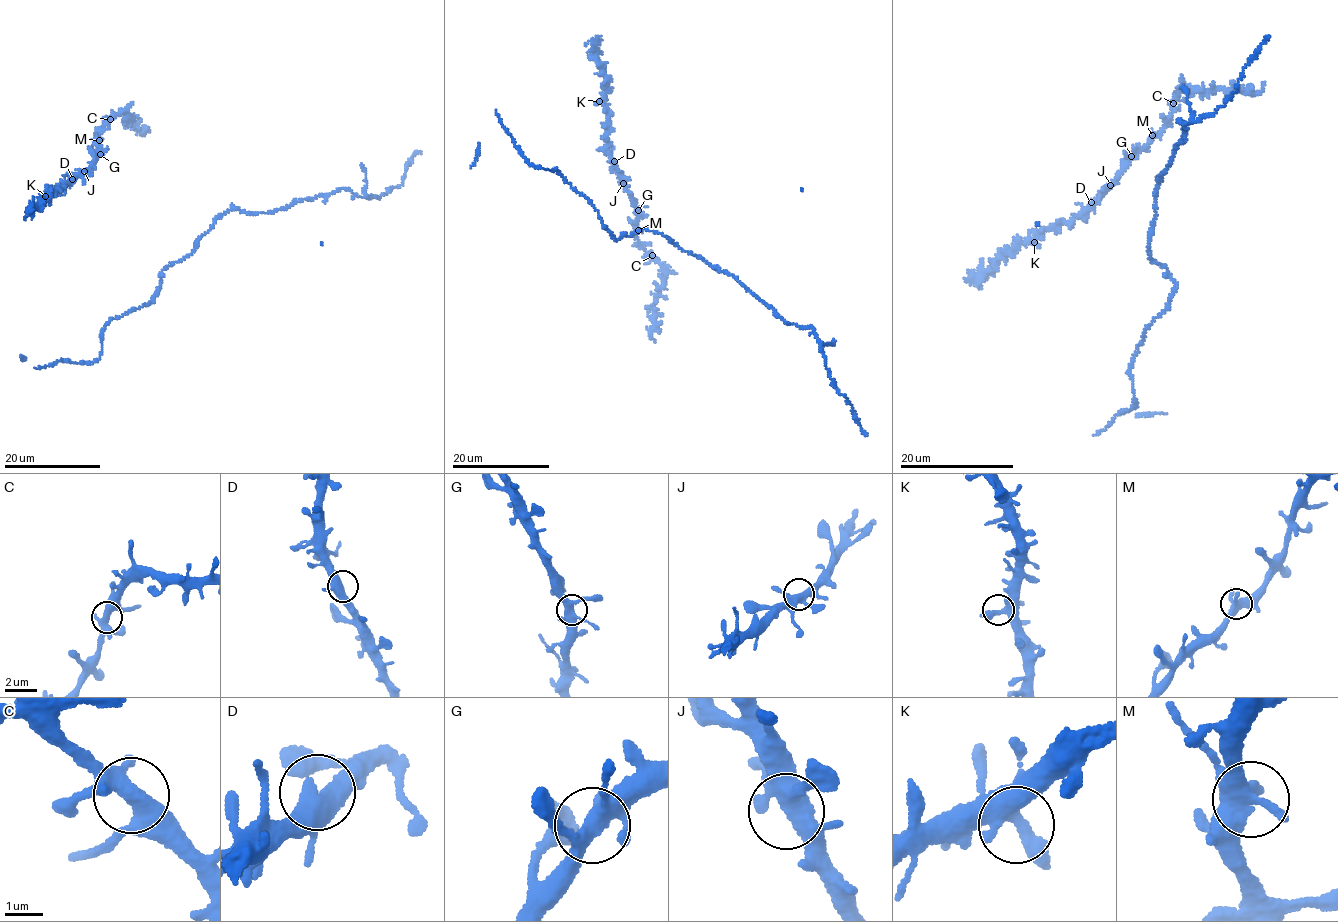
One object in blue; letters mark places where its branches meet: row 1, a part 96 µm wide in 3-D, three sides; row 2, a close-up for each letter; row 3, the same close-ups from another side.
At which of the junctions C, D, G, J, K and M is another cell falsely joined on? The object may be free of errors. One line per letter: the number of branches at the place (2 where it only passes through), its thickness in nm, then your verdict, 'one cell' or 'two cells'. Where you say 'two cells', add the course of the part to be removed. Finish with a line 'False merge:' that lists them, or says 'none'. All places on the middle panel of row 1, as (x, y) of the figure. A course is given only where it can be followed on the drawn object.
C: 6 branches meet; 400 nm thick; one cell
D: 3 branches meet; 440 nm thick; one cell
G: 5 branches meet; 400 nm thick; one cell
J: 4 branches meet; 420 nm thick; one cell
K: 2 branches meet; 400 nm thick; one cell
M: 4 branches meet; 420 nm thick; one cell
False merge: none

